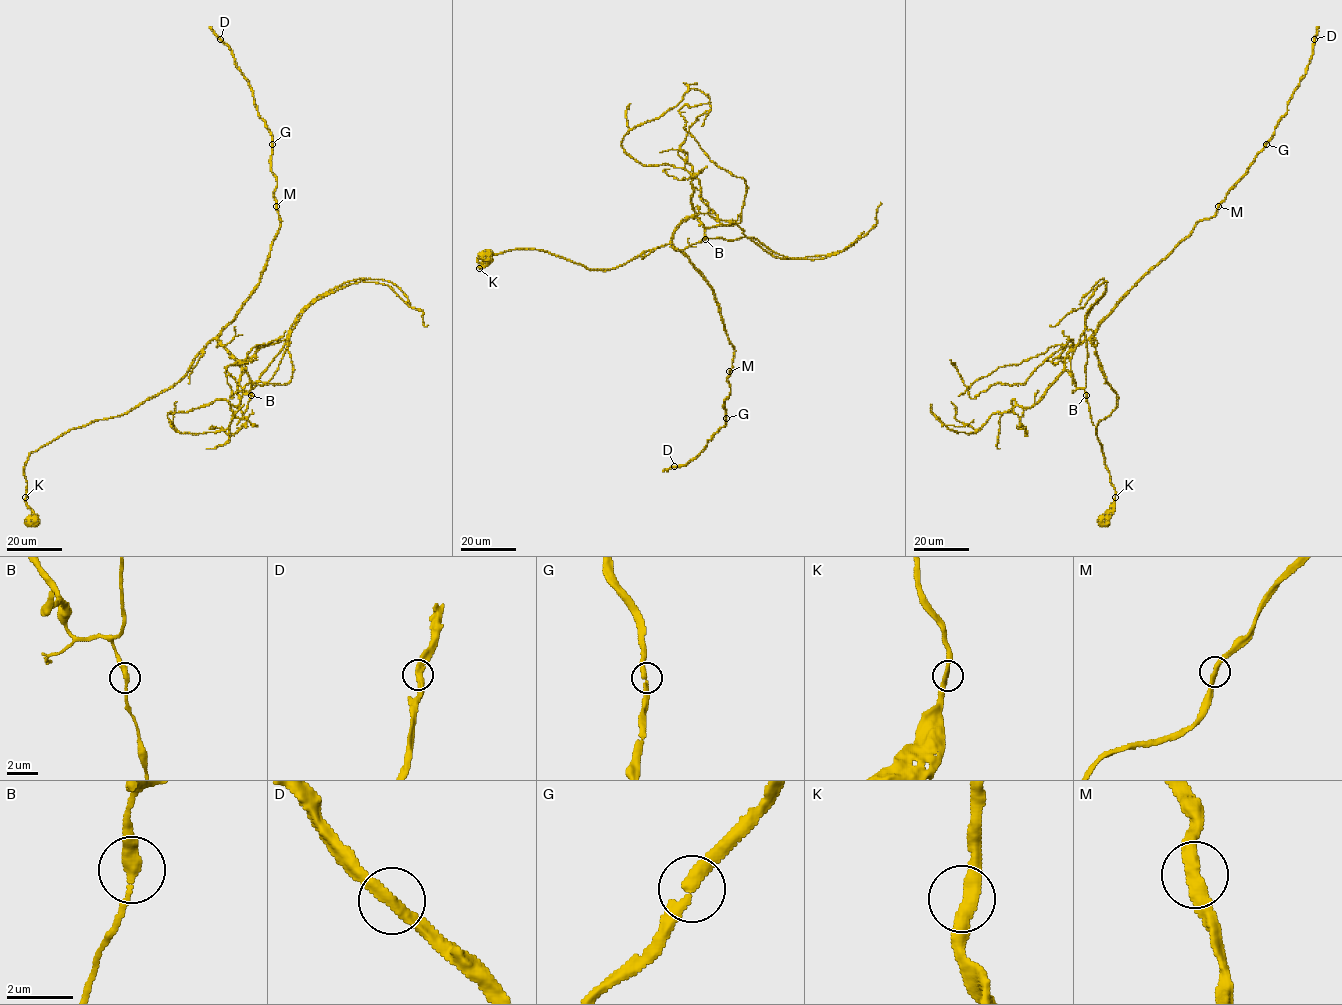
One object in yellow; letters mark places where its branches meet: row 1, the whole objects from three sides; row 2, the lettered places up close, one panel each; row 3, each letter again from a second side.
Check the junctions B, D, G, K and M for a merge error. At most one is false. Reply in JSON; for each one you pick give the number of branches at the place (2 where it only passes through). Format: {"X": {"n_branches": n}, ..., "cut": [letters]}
{"cut": []}

